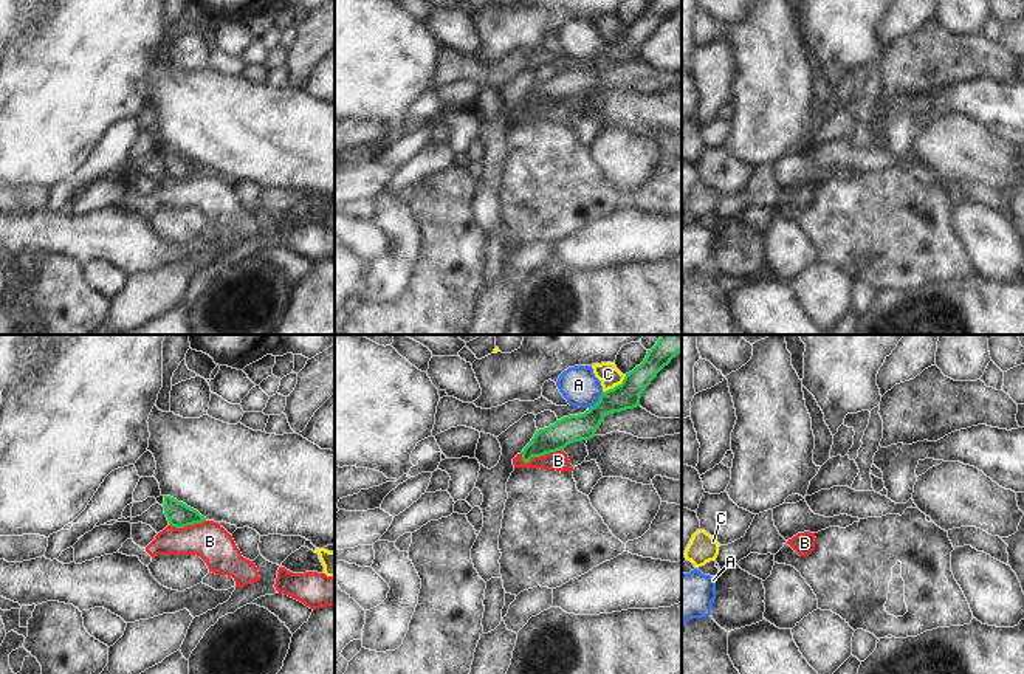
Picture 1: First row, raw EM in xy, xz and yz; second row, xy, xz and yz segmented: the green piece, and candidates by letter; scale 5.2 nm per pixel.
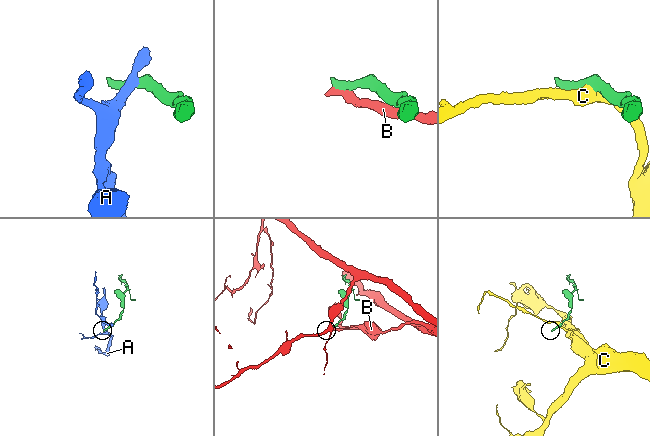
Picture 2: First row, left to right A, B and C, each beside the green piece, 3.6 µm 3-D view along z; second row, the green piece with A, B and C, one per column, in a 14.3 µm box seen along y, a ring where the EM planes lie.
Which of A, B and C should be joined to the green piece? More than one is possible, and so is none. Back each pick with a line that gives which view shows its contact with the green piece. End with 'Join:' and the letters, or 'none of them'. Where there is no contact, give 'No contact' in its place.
Join: none of them

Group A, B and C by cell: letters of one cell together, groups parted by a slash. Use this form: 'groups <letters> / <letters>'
groups A / B / C

